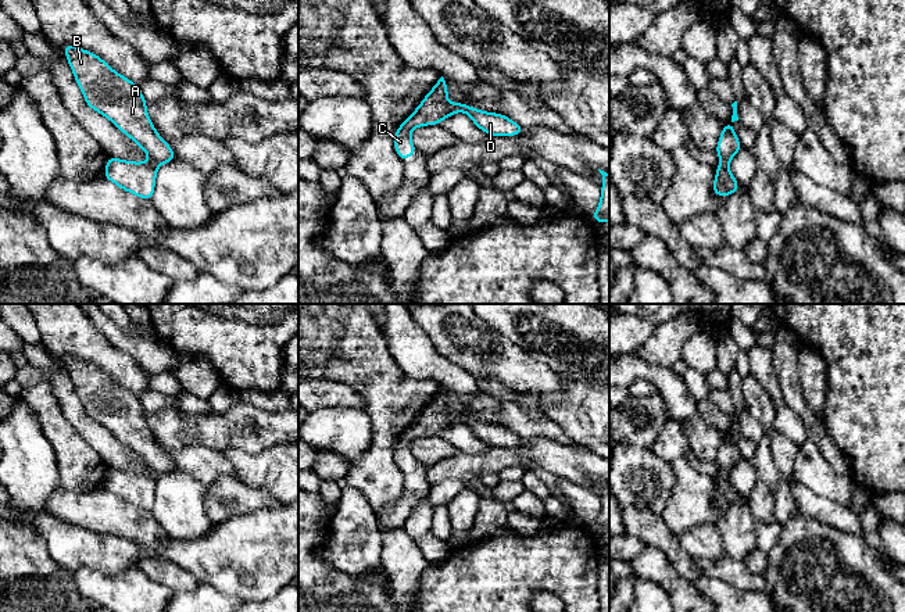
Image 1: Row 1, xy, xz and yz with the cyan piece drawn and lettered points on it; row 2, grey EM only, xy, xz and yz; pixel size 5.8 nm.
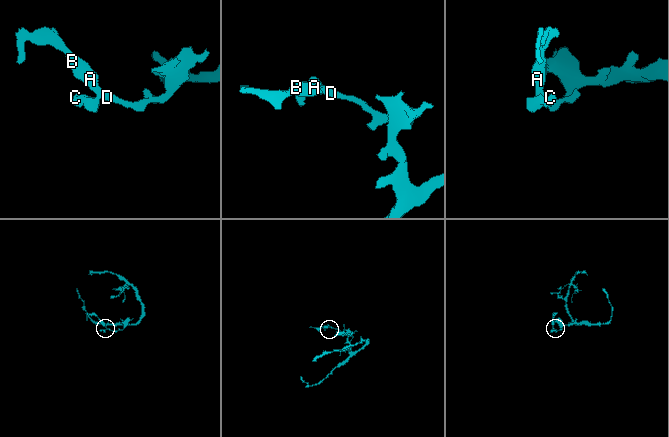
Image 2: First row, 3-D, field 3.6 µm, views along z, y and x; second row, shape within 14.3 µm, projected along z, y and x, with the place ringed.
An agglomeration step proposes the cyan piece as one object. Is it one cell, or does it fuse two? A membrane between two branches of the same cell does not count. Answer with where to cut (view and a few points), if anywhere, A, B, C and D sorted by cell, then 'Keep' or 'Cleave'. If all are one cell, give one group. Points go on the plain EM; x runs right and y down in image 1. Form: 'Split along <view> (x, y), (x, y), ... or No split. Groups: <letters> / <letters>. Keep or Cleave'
Split along yz (721, 473), (728, 475). Groups: A B D / C. Cleave

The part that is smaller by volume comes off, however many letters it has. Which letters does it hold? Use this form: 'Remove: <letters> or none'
Remove: C

